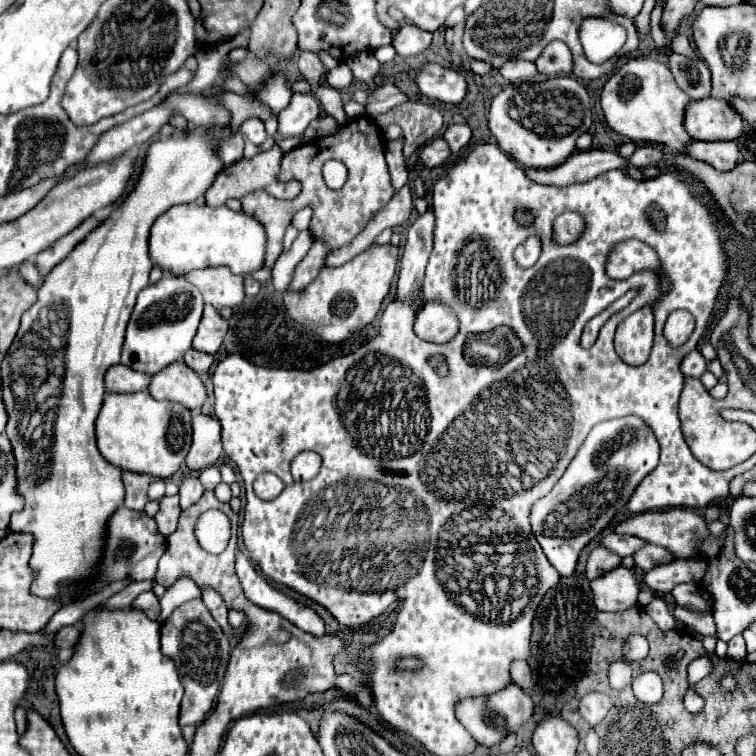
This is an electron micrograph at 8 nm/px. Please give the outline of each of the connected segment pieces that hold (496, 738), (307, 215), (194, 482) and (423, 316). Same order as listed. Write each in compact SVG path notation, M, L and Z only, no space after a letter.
M509 684L509 688L503 688L491 696L479 696L471 700L459 700L455 704L455 716L465 726L465 730L483 746L491 748L497 746L507 734L517 732L533 714L533 702L529 694L525 694L517 684Z
M303 208L303 210L299 210L295 216L293 216L293 220L291 220L291 226L295 226L299 232L301 230L307 230L307 226L309 226L309 220L311 220L311 208Z
M187 478L183 480L183 484L179 486L179 496L181 496L181 508L187 510L189 506L193 506L201 496L203 496L203 486L197 478Z
M425 302L415 318L415 332L419 338L435 344L449 342L457 334L457 318L455 314L439 304L439 302Z

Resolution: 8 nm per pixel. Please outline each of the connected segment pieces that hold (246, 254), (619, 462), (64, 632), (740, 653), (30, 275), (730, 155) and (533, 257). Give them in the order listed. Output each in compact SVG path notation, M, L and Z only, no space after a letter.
M179 204L169 208L153 224L149 238L153 262L175 276L209 266L227 266L231 272L241 276L251 274L263 268L265 244L267 234L255 216L245 214L243 210L235 212L227 206L211 208L197 204Z
M637 416L599 422L589 432L577 456L553 490L533 504L529 516L533 534L547 560L561 576L571 576L575 572L581 548L625 508L637 484L657 466L659 444L649 426L645 436L645 426L647 424Z
M65 626L65 628L61 628L57 634L55 634L55 640L53 640L53 644L57 646L57 648L73 648L75 646L75 642L77 642L77 638L79 638L79 626Z
M739 634L739 636L735 636L731 642L727 642L727 656L729 658L733 658L733 660L745 660L745 656L747 656L747 646L745 646L745 640L743 640L743 636Z
M23 262L21 266L19 266L19 274L23 276L23 280L27 280L29 284L33 284L33 288L39 288L39 284L41 284L41 276L39 276L39 272L37 272L37 268L35 268L35 264L33 262Z
M691 140L685 148L685 154L715 166L717 170L731 170L739 162L739 150L733 140L725 140L725 142Z
M537 236L527 238L523 244L519 244L519 248L515 250L515 260L519 266L527 268L531 264L535 264L541 256L541 240Z

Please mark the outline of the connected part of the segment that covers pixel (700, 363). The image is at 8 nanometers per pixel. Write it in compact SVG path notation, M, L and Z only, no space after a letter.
M693 350L689 352L683 360L681 360L681 372L685 376L695 376L699 378L703 372L705 372L705 358L699 354L699 350Z

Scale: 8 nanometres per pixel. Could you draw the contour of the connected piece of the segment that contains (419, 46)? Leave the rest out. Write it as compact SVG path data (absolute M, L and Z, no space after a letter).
M401 24L393 36L393 42L391 46L395 48L395 52L399 56L413 56L413 54L419 54L423 52L427 46L431 44L431 32L427 30L421 30L419 26L415 24Z

